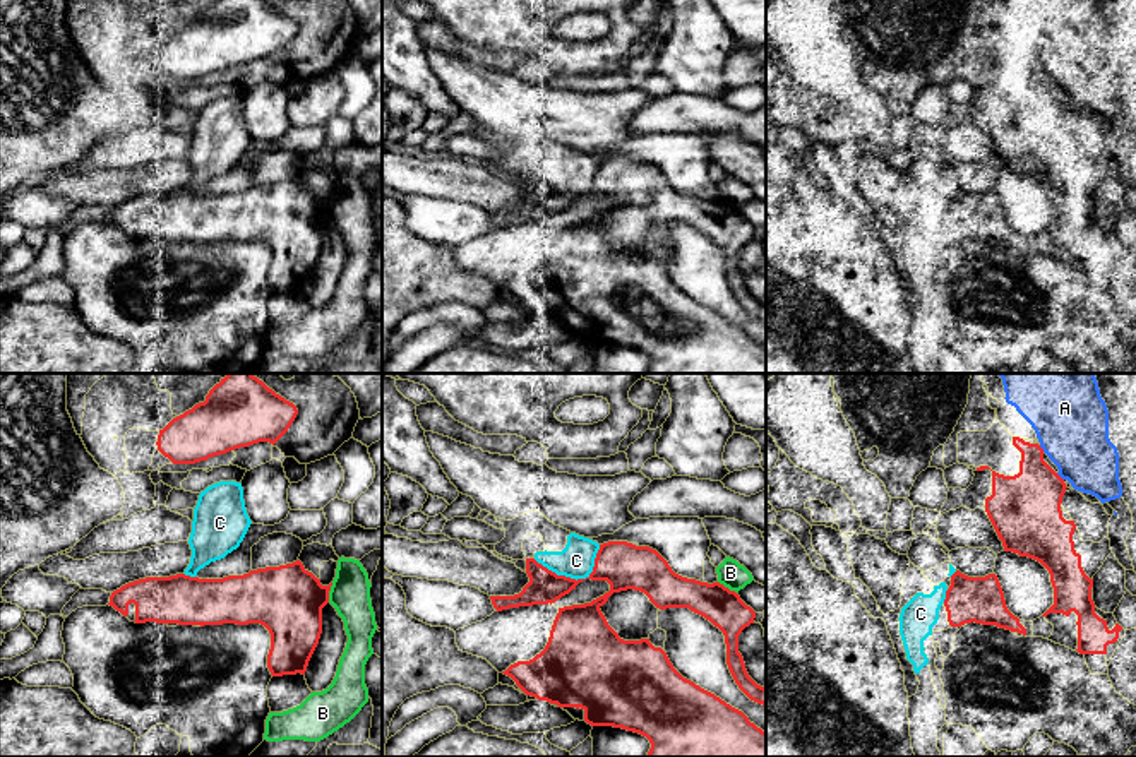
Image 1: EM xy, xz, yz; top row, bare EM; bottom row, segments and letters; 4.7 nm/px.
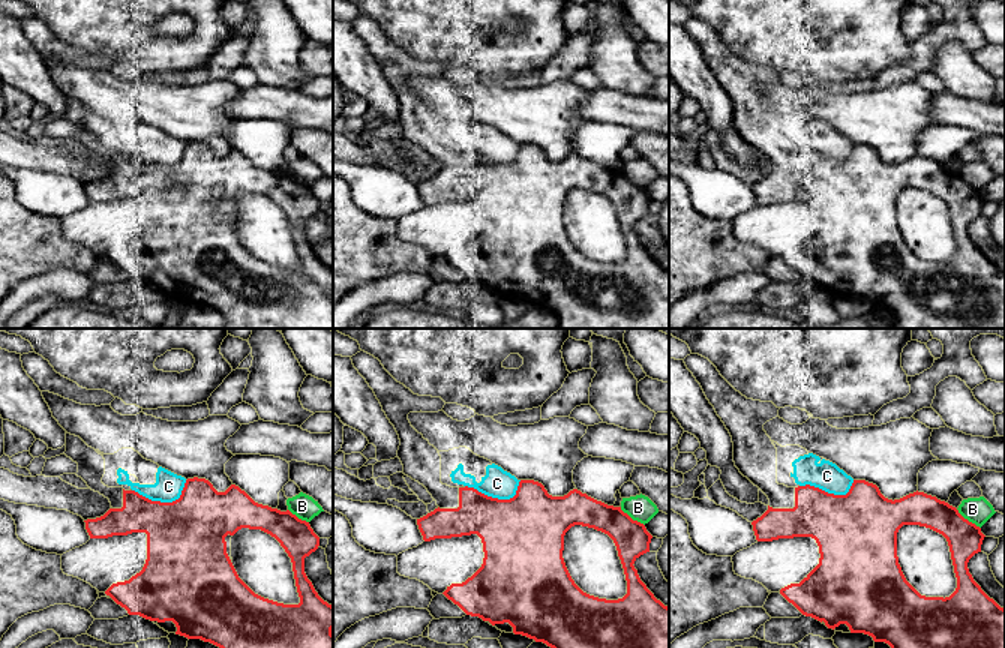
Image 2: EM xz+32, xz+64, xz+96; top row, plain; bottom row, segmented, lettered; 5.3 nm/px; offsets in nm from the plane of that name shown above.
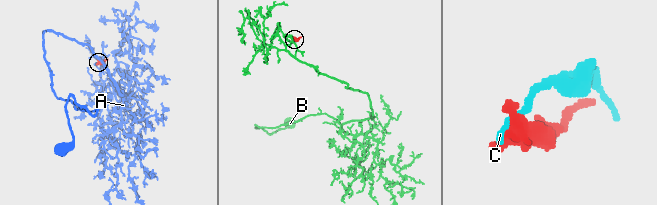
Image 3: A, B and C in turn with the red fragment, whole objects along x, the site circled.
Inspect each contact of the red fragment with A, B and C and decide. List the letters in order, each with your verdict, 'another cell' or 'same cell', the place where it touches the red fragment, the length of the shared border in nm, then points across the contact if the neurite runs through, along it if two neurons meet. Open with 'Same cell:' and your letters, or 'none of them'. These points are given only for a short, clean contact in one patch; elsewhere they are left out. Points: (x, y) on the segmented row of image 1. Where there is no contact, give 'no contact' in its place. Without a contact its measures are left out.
Same cell: none of them
A: another cell; meets red in yz at (1059, 476); contact 50 nm long
B: another cell; meets red in xy at (328, 593); contact 100 nm long
C: another cell; meets red in xz at (574, 579); contact 320 nm long

